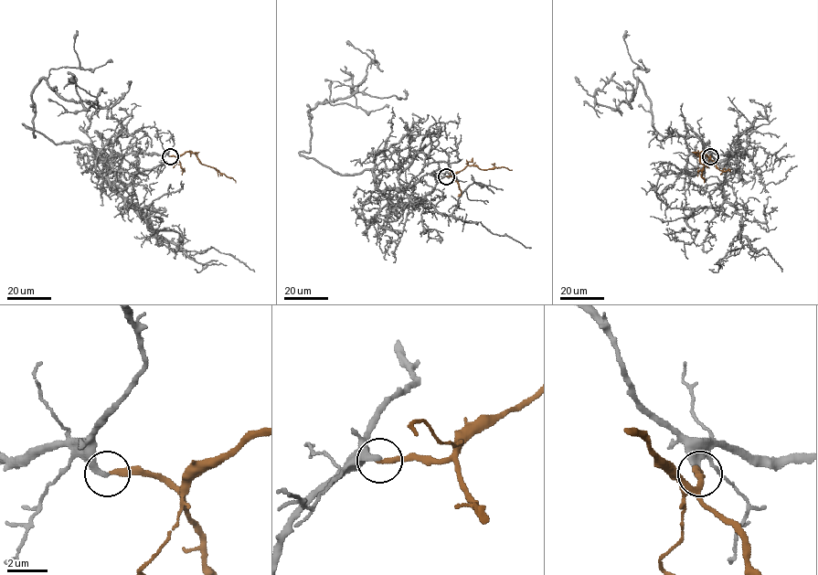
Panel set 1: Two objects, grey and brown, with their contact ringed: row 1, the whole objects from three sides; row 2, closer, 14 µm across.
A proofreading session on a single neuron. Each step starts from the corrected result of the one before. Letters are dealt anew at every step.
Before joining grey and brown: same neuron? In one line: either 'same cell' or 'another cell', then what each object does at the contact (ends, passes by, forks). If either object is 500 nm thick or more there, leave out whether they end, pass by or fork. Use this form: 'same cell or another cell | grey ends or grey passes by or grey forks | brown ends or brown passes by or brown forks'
same cell | grey ends | brown ends

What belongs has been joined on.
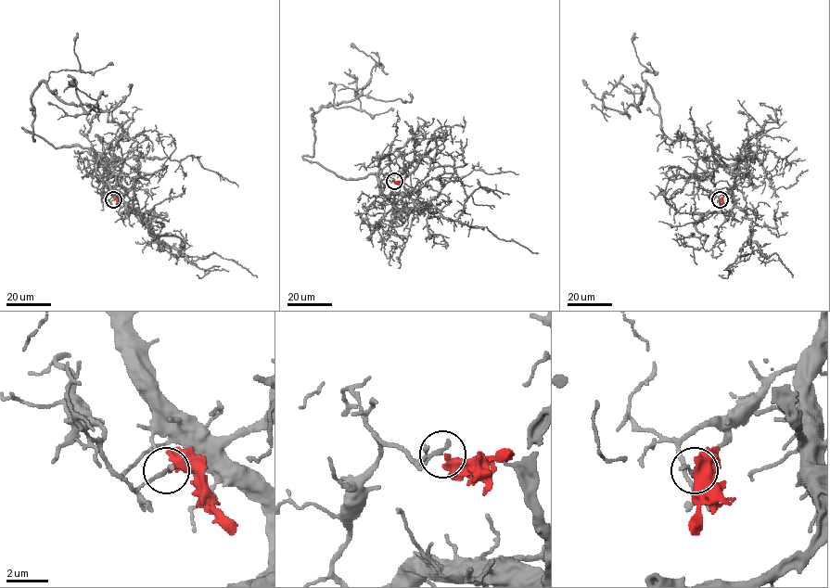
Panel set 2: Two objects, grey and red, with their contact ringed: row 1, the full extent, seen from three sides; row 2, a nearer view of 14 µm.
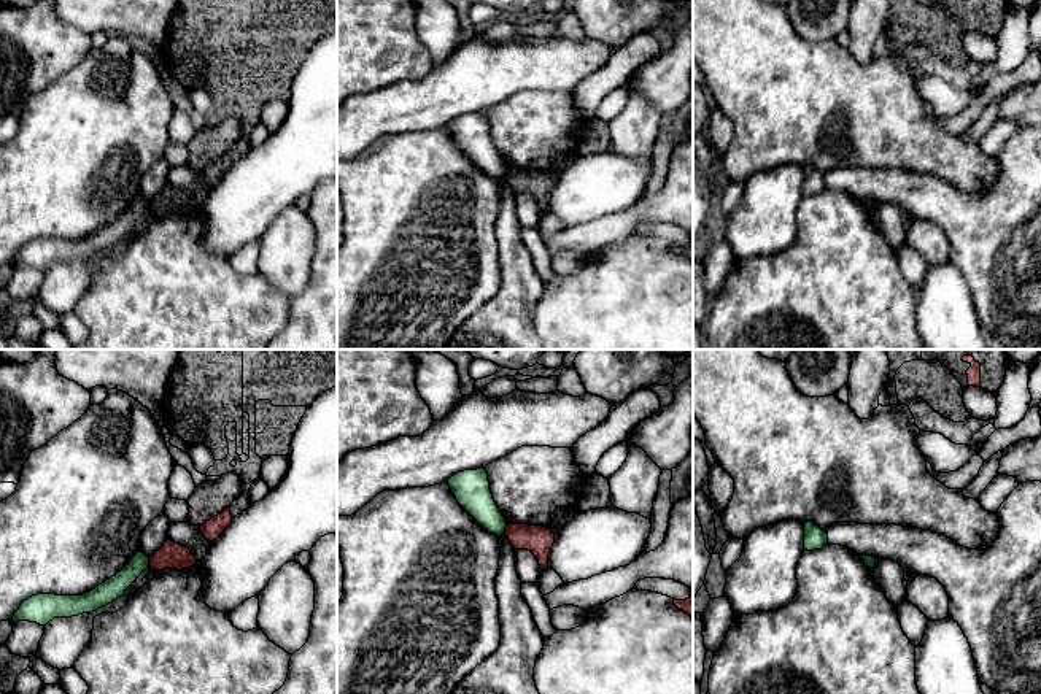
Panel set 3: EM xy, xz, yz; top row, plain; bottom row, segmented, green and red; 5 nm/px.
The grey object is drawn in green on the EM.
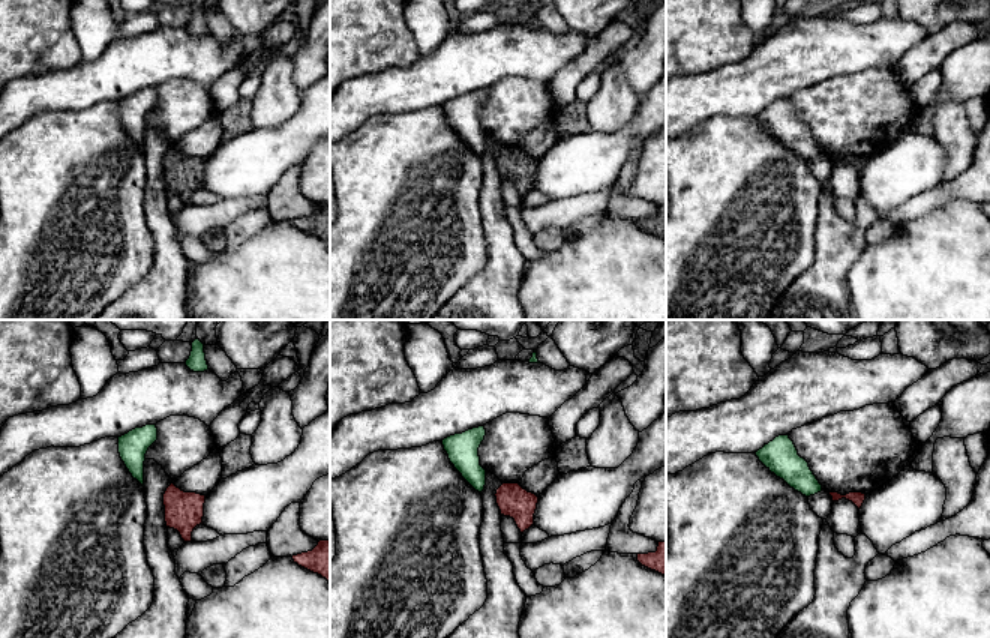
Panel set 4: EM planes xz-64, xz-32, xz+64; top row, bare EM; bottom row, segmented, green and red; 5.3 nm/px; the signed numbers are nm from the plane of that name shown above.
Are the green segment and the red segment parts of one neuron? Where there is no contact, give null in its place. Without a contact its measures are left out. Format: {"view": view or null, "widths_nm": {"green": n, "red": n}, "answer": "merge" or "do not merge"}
{"view": "xy", "widths_nm": {"green": 110, "red": 130}, "answer": "do not merge"}

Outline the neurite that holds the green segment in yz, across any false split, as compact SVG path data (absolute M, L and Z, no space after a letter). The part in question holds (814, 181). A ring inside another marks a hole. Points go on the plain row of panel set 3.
M807 165L804 170L804 194L814 195L822 194L825 189L828 189L828 178L822 175L814 167Z

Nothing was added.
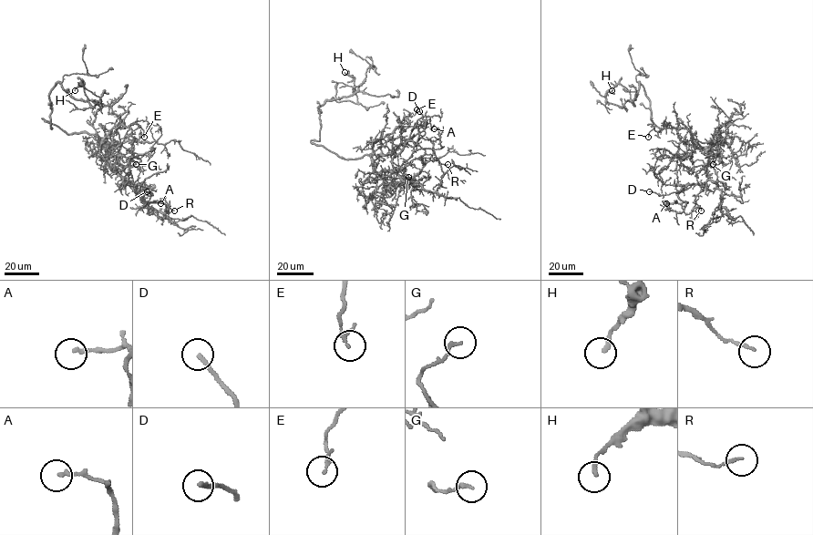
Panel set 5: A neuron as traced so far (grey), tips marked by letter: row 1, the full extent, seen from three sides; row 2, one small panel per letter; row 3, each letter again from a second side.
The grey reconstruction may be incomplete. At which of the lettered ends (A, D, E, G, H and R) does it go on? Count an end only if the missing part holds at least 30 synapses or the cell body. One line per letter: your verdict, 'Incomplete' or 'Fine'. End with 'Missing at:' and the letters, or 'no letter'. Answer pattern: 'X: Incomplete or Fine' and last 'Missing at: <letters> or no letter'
A: Fine
D: Fine
E: Fine
G: Fine
H: Fine
R: Fine
Missing at: no letter

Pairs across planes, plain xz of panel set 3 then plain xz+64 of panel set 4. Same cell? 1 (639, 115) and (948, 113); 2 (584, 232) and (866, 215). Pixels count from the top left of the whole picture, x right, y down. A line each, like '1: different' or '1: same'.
1: same
2: different

